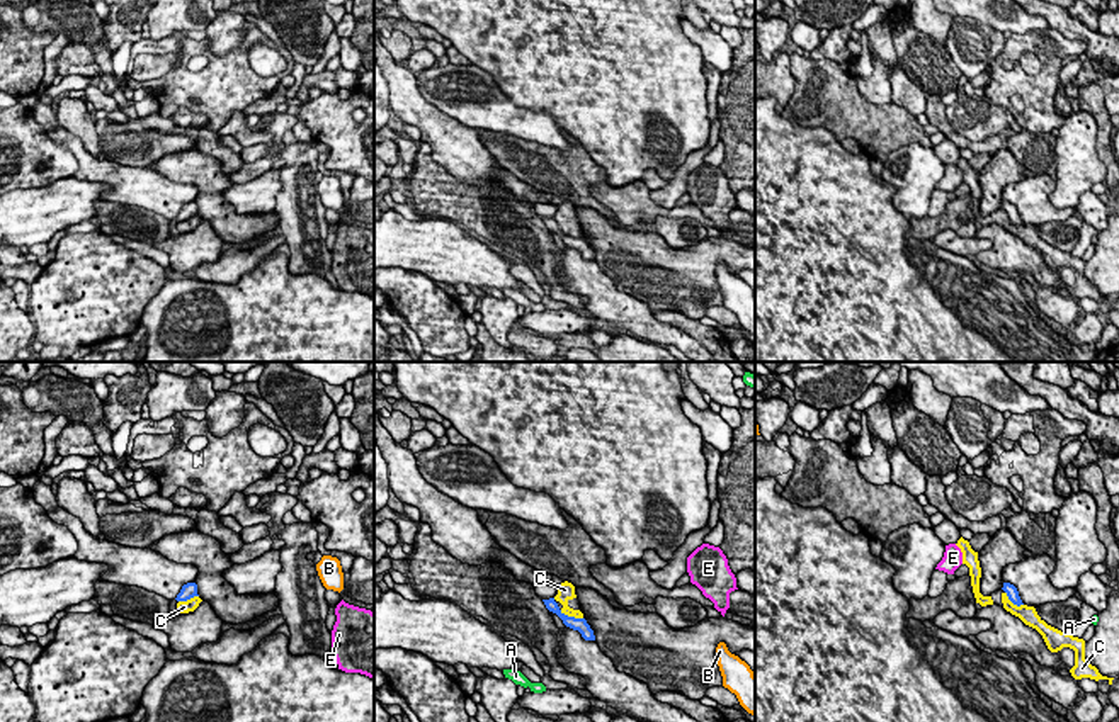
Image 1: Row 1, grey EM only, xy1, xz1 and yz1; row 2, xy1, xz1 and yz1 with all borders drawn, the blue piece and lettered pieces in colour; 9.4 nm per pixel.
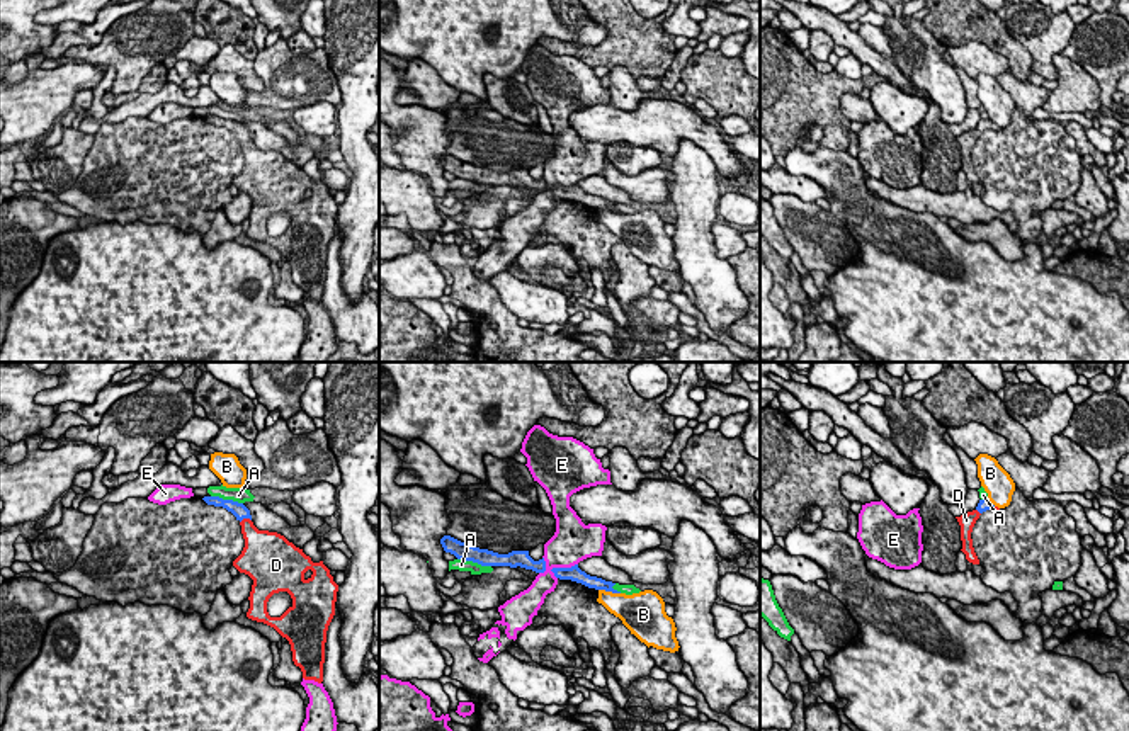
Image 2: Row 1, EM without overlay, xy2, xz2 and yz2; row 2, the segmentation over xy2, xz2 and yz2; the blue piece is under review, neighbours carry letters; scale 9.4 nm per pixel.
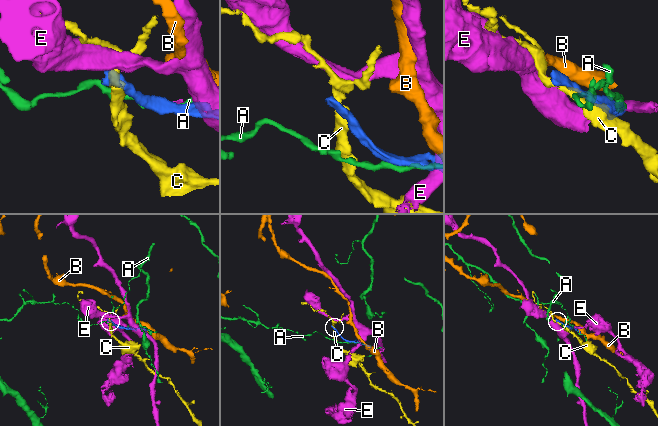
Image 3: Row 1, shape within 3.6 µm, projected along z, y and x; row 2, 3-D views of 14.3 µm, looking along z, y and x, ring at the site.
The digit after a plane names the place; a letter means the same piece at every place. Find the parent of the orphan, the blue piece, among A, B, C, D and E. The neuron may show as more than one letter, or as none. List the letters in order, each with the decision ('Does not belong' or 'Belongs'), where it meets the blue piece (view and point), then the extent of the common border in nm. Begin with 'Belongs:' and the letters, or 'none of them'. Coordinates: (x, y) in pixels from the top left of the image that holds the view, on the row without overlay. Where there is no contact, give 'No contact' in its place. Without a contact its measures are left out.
Belongs: D
A: Does not belong. Touches blue at xz2 (475, 181). Shared border 340 nm
B: Does not belong. Touches blue at xz2 (609, 209). Shared border 220 nm
C: Does not belong. Touches blue at xz1 (572, 236). Shared border 240 nm
D: Belongs. Touches blue at xy2 (245, 136). Shared border 120 nm
E: Does not belong. Touches blue at xz2 (563, 187). Shared border 280 nm

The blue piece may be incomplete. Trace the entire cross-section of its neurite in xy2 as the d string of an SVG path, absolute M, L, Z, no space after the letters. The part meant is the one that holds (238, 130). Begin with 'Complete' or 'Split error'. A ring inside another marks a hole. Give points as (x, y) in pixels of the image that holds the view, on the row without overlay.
Split error. M219 116L202 119L226 128L241 144L245 167L233 185L253 199L247 236L274 246L286 257L303 298L321 303L326 250L335 235L338 211L330 189L323 180L313 182L284 155L258 150L243 122ZM279 211L287 211L292 224L281 236L270 236L267 221Z

